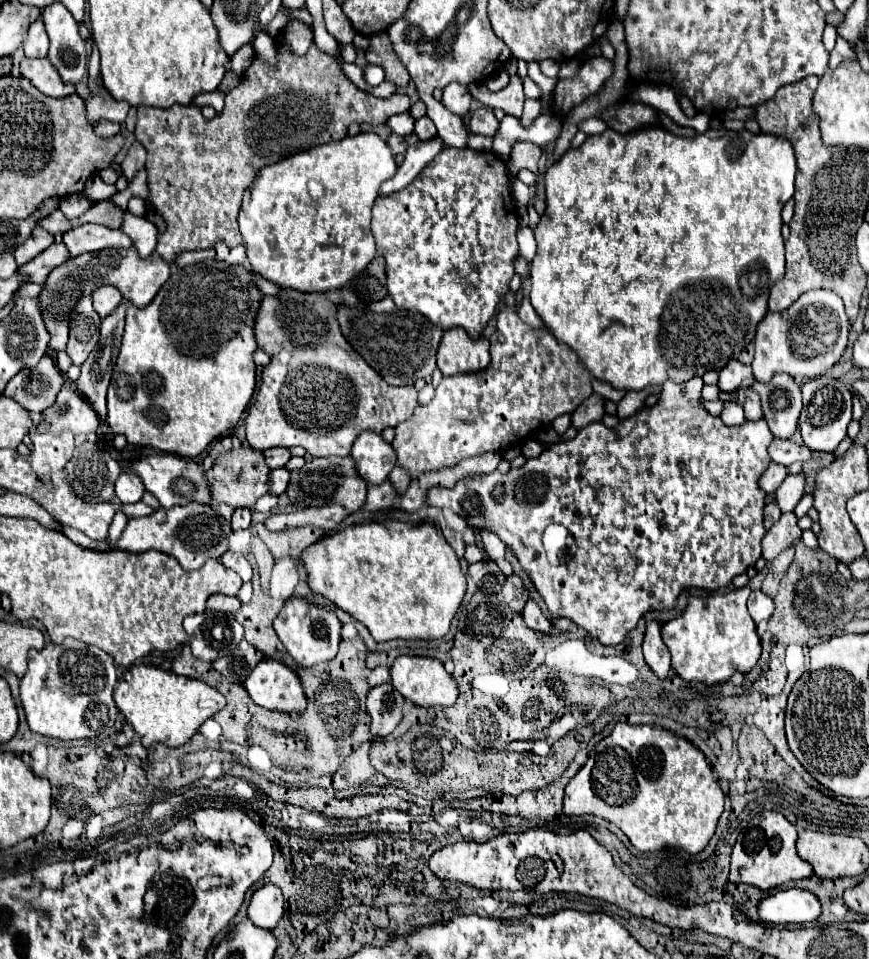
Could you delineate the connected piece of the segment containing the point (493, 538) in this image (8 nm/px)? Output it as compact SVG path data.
M483 528L481 530L481 542L483 542L483 548L491 560L505 558L505 544L501 542L501 538L495 532Z

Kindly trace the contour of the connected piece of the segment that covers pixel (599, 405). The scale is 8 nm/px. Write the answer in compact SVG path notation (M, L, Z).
M591 394L589 398L585 398L585 402L581 402L581 406L577 406L577 410L573 412L573 426L579 430L581 426L587 426L591 422L599 422L605 414L605 398L599 394Z

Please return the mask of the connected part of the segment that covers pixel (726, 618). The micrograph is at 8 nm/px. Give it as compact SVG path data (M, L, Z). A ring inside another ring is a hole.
M749 584L737 588L729 594L711 594L711 596L689 596L683 614L661 626L663 642L671 652L671 666L683 680L697 680L703 684L721 684L727 682L735 672L747 674L761 656L761 642L755 632L755 622L747 612L747 598L751 594Z

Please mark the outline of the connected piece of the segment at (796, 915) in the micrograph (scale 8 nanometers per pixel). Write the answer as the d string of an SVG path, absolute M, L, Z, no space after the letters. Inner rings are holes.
M805 888L779 890L759 904L759 916L767 924L805 924L817 920L821 904L817 896Z

